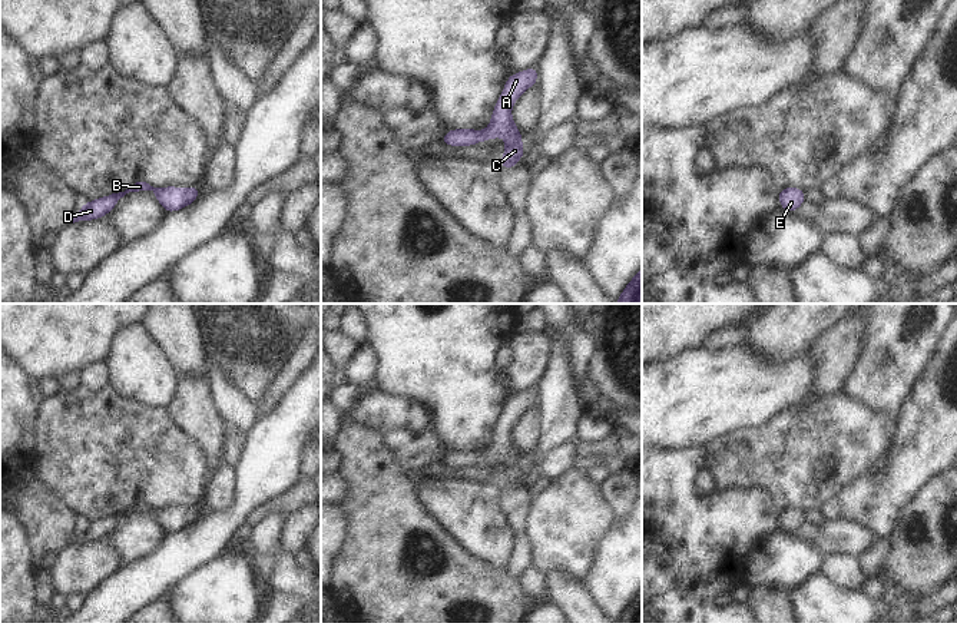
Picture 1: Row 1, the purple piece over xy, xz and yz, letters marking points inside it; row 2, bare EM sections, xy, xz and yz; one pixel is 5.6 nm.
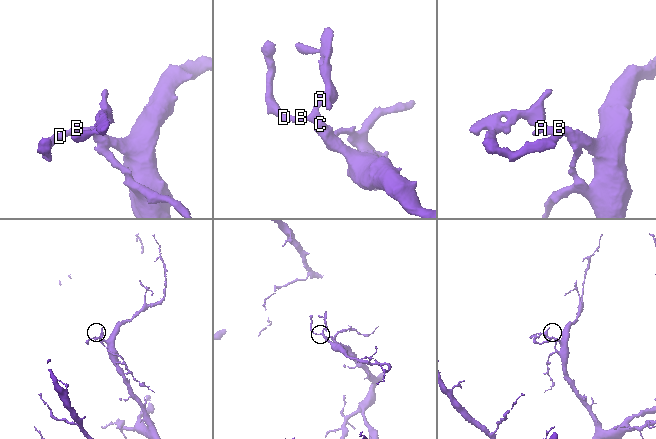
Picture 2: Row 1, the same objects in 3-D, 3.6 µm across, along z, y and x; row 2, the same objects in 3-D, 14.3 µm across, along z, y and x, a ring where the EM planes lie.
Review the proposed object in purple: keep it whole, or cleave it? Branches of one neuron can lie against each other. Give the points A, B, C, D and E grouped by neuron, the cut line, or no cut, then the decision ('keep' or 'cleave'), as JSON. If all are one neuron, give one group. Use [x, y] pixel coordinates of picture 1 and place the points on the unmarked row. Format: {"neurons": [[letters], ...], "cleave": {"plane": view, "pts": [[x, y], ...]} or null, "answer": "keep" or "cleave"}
{"neurons": [["A", "B", "C", "D", "E"]], "cleave": null, "answer": "keep"}

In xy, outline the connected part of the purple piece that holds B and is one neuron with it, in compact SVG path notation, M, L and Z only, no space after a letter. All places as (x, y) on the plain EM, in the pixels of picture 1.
M136 503L133 507L128 508L125 513L112 514L109 517L97 518L92 523L82 526L80 531L73 536L69 544L79 541L95 541L103 539L106 534L112 533L117 521L129 513L152 511L156 521L165 528L166 534L181 531L188 526L193 524L199 517L199 508L178 508L165 507L153 508L146 503Z

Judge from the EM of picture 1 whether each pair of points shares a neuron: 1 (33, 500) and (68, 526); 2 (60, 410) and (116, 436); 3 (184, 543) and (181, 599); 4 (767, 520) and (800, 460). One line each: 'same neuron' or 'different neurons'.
1: same neuron
2: same neuron
3: different neurons
4: different neurons

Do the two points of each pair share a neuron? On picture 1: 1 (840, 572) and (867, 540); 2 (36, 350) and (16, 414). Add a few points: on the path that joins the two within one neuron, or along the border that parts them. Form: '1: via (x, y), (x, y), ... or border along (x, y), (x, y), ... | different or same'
1: border along (824, 556), (845, 553), (857, 559) | different
2: border along (15, 360), (37, 380) | different

